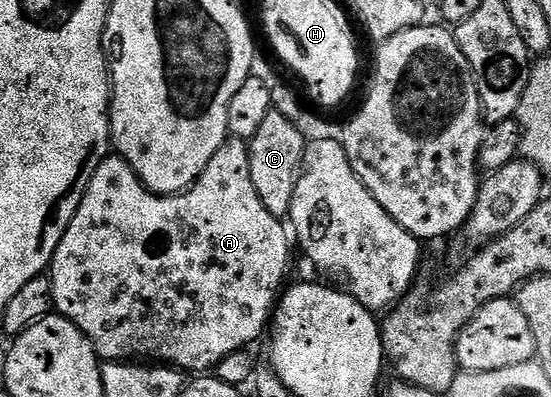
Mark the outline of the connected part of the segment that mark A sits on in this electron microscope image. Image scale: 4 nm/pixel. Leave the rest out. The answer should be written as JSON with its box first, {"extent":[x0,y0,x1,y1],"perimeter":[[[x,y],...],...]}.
{"extent":[50,140,290,372],"perimeter":[[[229,140],[225,142],[222,148],[218,148],[218,152],[214,152],[214,160],[210,160],[210,164],[202,172],[202,176],[198,176],[198,180],[187,190],[183,190],[180,194],[155,194],[153,190],[147,190],[144,182],[136,175],[134,168],[130,168],[130,164],[124,158],[119,156],[109,156],[102,160],[102,164],[98,164],[98,172],[94,172],[94,176],[90,180],[90,184],[86,188],[86,192],[82,196],[82,204],[78,204],[78,212],[74,212],[74,220],[70,220],[70,228],[62,236],[62,240],[58,244],[56,254],[52,257],[50,267],[50,281],[52,284],[52,305],[55,313],[61,314],[63,318],[69,318],[73,324],[80,329],[96,349],[96,356],[101,360],[110,362],[122,362],[125,360],[155,360],[160,364],[171,364],[173,367],[179,368],[181,371],[200,370],[196,372],[208,372],[211,368],[219,367],[222,360],[226,360],[226,356],[231,354],[239,354],[249,349],[251,342],[256,342],[260,337],[265,337],[266,331],[269,329],[270,323],[274,318],[274,311],[278,305],[278,299],[282,293],[282,287],[285,285],[284,277],[288,274],[288,238],[290,242],[290,234],[286,229],[285,223],[279,218],[275,218],[270,212],[266,212],[266,208],[262,204],[262,200],[258,200],[258,191],[254,189],[254,180],[250,180],[250,156],[248,155],[248,142],[244,140]]]}

